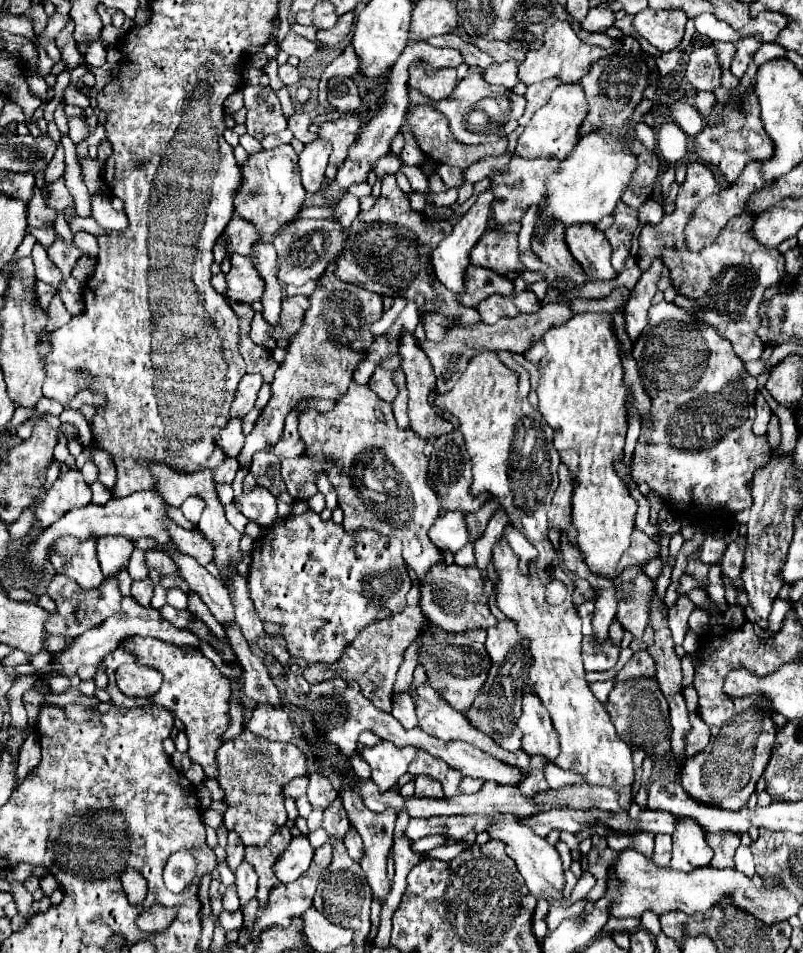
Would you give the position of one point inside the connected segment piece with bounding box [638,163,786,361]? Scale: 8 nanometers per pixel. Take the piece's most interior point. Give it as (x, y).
(728, 279)

